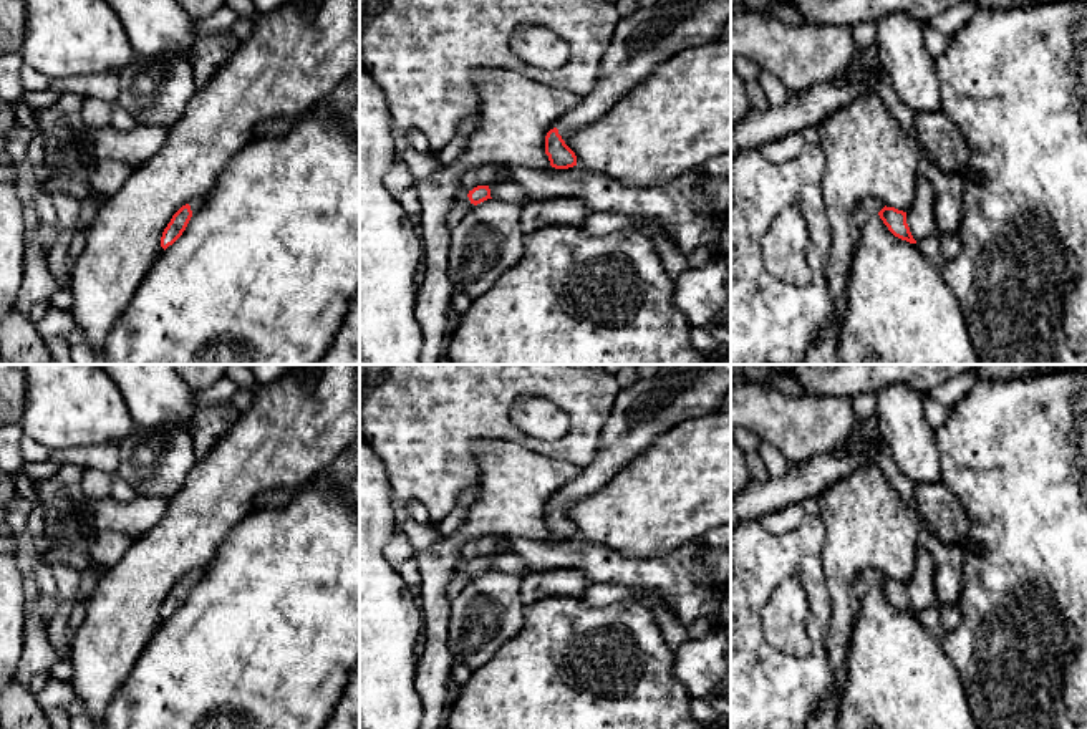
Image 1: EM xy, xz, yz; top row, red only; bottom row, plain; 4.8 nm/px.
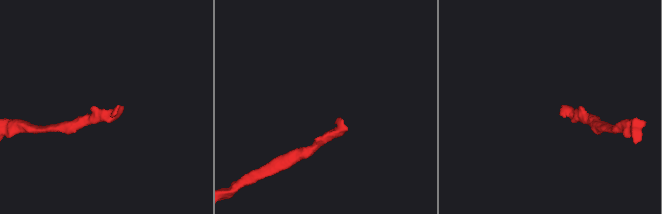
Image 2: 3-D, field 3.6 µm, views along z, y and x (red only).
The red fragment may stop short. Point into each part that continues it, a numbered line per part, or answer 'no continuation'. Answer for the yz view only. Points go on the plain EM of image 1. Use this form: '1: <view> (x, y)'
1: yz (867, 580)

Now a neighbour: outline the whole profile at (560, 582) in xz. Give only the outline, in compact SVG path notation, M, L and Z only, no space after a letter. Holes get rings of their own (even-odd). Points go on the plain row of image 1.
M577 568L529 572L520 582L520 600L524 605L534 605L553 596L580 598L588 585L588 578Z

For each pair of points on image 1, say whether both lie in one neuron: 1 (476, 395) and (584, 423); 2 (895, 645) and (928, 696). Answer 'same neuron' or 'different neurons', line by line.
1: same neuron
2: same neuron

